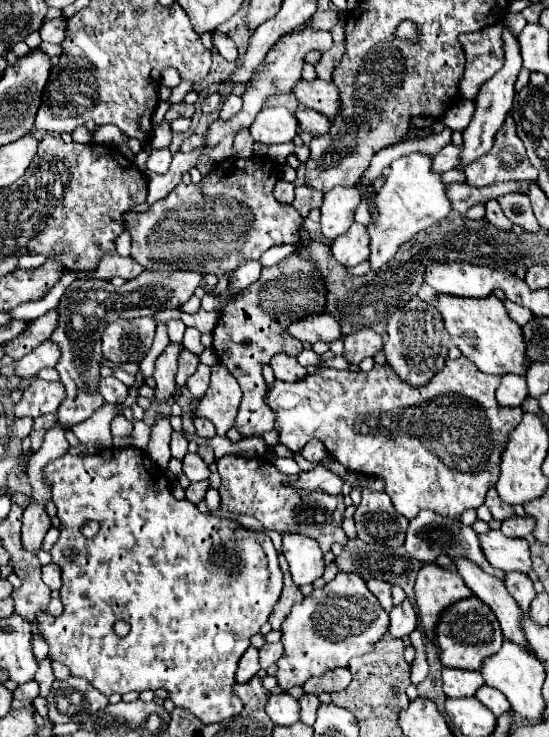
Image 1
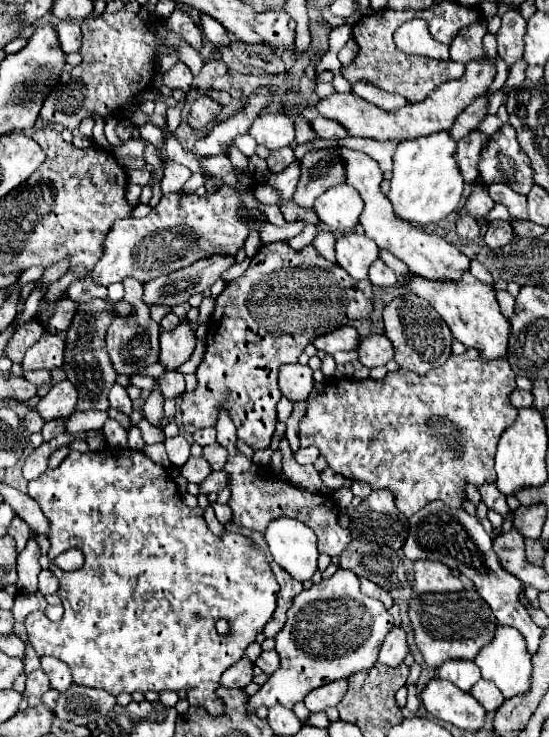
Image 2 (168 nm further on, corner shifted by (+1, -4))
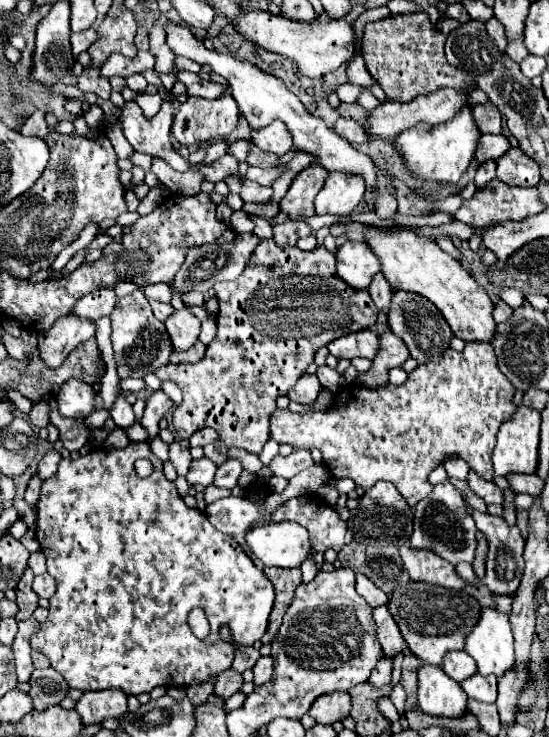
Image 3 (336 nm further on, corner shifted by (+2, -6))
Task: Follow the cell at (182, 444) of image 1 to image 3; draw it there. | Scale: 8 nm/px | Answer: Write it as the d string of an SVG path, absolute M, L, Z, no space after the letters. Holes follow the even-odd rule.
M174 441L170 445L170 463L176 467L178 475L186 475L190 469L190 449L186 445L182 445L180 441Z

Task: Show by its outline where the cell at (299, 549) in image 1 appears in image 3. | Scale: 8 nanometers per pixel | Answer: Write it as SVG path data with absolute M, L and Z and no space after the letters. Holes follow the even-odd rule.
M294 521L264 523L246 533L250 551L266 567L300 567L300 563L312 551L308 531Z

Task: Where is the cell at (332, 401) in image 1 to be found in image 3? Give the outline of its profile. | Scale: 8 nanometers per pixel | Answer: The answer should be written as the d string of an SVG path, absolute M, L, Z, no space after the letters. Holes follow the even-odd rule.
M472 341L466 343L462 351L448 349L440 361L420 365L408 375L408 381L400 387L388 383L372 391L352 385L352 393L338 393L338 407L330 411L290 413L288 408L276 408L270 419L270 437L278 443L288 443L294 449L322 451L322 461L336 479L350 477L364 491L376 485L376 481L392 481L400 495L408 501L408 505L414 507L432 491L432 485L428 483L428 473L446 457L458 455L478 475L492 481L494 471L490 459L496 443L496 431L500 423L504 419L510 419L516 411L512 397L514 387L498 369L492 345Z

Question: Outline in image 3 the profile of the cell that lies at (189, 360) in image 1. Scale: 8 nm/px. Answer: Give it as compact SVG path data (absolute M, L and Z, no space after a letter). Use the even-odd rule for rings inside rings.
M154 391L152 397L146 401L146 409L144 409L144 415L140 419L140 425L144 425L146 433L148 433L148 439L154 439L158 435L158 423L160 419L164 417L166 411L170 411L174 405L172 401L164 395L164 391Z

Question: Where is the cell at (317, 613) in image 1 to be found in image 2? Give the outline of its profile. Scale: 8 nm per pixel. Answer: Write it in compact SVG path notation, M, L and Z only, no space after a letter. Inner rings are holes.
M339 569L333 577L301 591L299 597L293 599L293 605L287 611L287 623L275 637L281 665L249 699L249 709L261 705L273 707L277 703L291 709L295 703L303 701L311 689L349 677L361 669L371 669L391 627L393 617L385 605L359 591L357 575Z

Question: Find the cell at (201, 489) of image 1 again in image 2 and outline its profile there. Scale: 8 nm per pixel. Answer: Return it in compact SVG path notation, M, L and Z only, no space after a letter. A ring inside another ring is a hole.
M213 471L201 485L199 485L199 493L201 495L209 495L209 493L217 493L221 487L227 485L227 475L223 471Z

